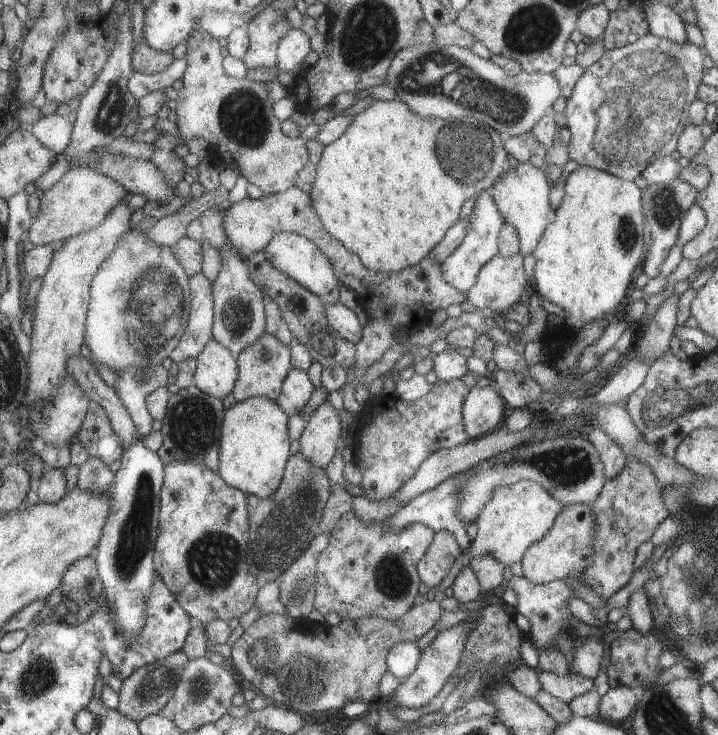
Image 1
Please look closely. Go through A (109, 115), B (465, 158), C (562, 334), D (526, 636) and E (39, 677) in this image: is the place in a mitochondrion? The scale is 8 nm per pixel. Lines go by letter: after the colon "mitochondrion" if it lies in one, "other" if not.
A: mitochondrion
B: mitochondrion
C: other
D: other
E: mitochondrion

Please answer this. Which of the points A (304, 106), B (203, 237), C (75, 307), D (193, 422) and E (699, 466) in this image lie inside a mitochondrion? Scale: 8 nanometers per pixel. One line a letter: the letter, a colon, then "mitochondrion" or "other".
A: other
B: other
C: other
D: mitochondrion
E: other

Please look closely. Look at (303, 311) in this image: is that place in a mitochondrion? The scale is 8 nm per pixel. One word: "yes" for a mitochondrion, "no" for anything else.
yes

